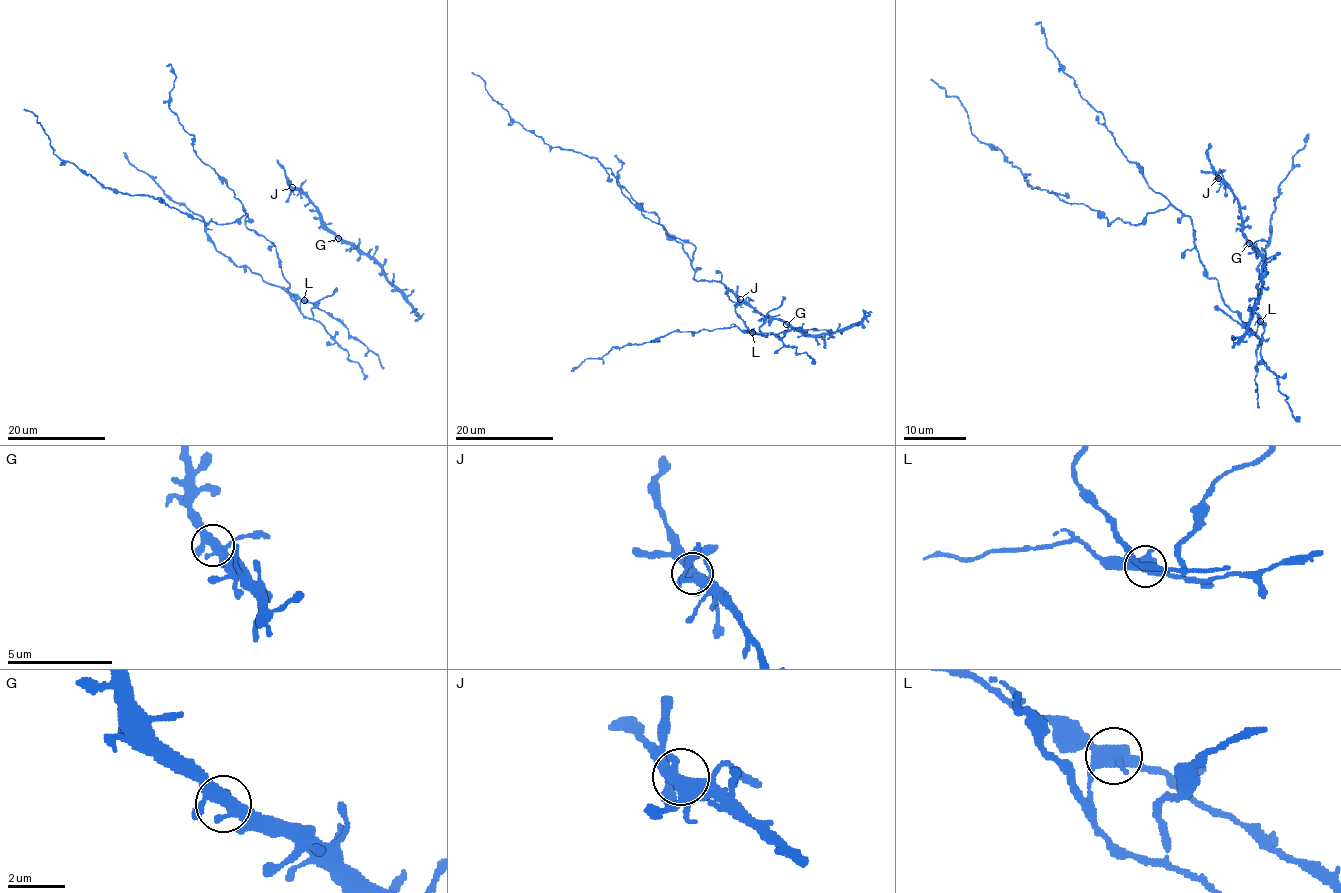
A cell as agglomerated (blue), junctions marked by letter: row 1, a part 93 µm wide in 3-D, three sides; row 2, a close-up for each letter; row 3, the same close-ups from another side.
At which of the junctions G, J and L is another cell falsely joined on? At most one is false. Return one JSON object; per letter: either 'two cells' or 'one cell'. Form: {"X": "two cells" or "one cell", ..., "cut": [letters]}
{"G": "one cell", "J": "one cell", "L": "two cells", "cut": ["L"]}

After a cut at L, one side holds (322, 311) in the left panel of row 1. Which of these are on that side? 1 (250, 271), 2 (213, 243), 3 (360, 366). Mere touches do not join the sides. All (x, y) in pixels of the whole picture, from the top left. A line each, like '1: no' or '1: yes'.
1: yes
2: yes
3: no

